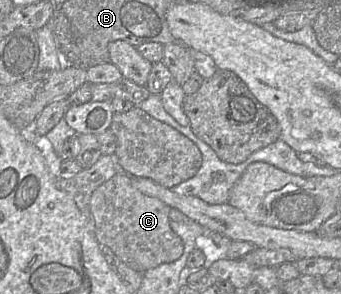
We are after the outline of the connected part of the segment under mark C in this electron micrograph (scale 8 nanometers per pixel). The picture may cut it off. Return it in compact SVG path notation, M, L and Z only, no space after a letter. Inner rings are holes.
M119 171L92 193L90 218L94 236L102 248L136 271L144 272L175 261L183 254L184 246L170 227L170 209L160 199L140 192L132 184L131 176Z

